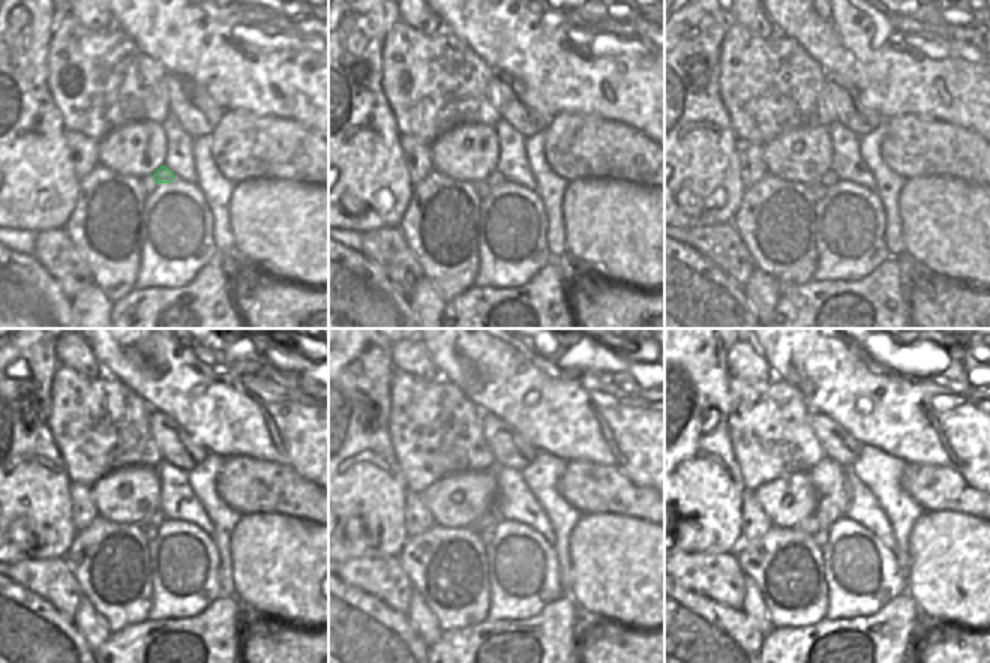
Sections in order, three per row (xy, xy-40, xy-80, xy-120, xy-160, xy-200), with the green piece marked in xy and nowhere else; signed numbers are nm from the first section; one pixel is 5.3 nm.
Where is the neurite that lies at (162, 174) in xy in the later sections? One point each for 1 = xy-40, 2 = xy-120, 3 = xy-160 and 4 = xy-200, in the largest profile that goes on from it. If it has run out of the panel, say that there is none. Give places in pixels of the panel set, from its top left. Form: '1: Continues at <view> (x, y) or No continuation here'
1: Continues at xy-40 (494, 179)
2: Continues at xy-120 (156, 518)
3: Continues at xy-160 (489, 519)
4: Continues at xy-200 (810, 527)

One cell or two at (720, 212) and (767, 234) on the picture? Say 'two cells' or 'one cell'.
two cells

